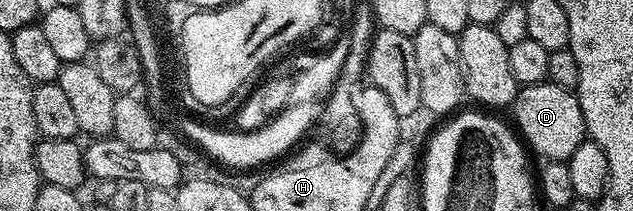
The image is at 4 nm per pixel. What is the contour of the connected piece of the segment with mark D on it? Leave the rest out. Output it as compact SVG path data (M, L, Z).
M534 83L528 87L520 86L515 94L513 112L515 111L515 123L522 142L532 152L536 151L543 161L566 161L588 138L585 117L581 113L579 96L575 91L561 89L561 85L552 83Z

